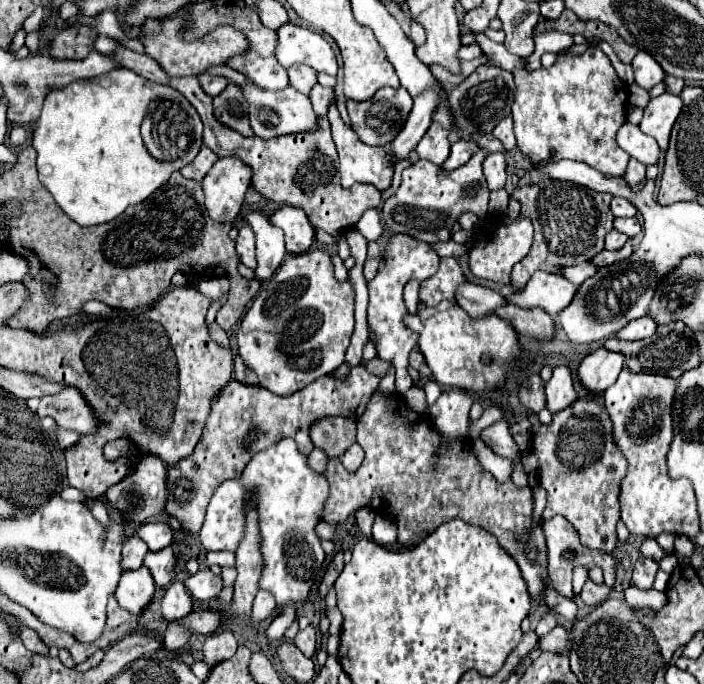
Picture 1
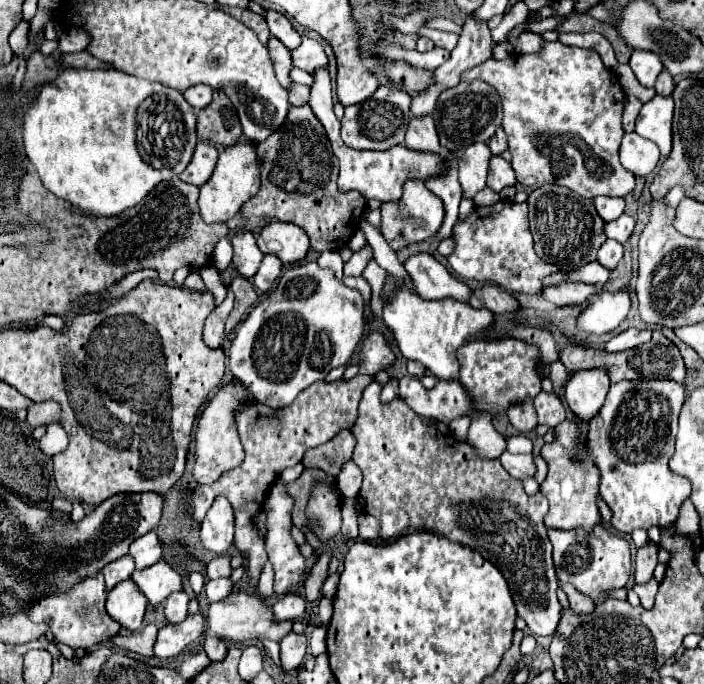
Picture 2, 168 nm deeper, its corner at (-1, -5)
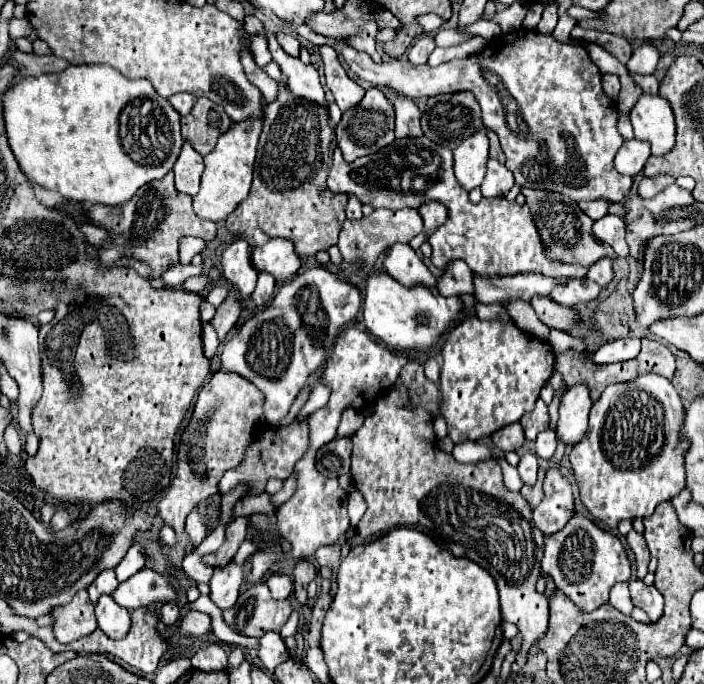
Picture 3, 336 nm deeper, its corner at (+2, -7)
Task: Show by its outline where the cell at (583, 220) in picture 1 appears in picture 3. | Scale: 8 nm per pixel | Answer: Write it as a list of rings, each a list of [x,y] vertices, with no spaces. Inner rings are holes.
[[[523,188],[521,190],[527,198],[527,206],[531,210],[531,216],[535,220],[535,226],[541,236],[541,244],[545,248],[545,256],[553,262],[561,264],[581,264],[589,268],[595,264],[595,260],[601,260],[605,256],[613,256],[613,248],[609,244],[603,244],[593,236],[593,220],[579,208],[577,202],[569,200],[567,196],[561,196],[559,192],[547,192],[547,190],[531,190]]]

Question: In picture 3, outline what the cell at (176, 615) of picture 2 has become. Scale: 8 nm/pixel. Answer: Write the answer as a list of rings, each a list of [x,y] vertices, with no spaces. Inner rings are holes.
[[[165,602],[165,604],[161,606],[159,614],[161,614],[161,620],[163,620],[167,626],[173,626],[173,624],[179,620],[179,616],[181,616],[181,612],[179,612],[179,608],[177,608],[175,602]]]

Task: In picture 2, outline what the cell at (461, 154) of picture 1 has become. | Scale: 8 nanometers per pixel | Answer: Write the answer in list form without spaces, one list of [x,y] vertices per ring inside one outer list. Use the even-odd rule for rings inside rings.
[[[458,154],[448,156],[448,170],[442,176],[428,178],[428,190],[432,194],[438,194],[444,202],[444,222],[440,230],[436,232],[436,238],[444,240],[452,236],[452,226],[458,220],[458,204],[462,198],[460,182],[458,182]]]

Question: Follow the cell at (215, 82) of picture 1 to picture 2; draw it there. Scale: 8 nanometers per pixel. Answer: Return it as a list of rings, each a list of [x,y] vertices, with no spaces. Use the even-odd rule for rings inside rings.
[[[196,84],[188,90],[182,92],[182,96],[186,98],[188,104],[192,104],[196,110],[202,110],[204,106],[208,106],[208,102],[212,100],[212,88],[206,84]]]

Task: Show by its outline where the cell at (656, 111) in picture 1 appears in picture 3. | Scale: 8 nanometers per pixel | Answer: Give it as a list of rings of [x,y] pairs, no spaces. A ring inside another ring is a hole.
[[[643,94],[631,110],[631,124],[635,138],[651,144],[653,156],[665,156],[675,146],[675,118],[665,98]]]

